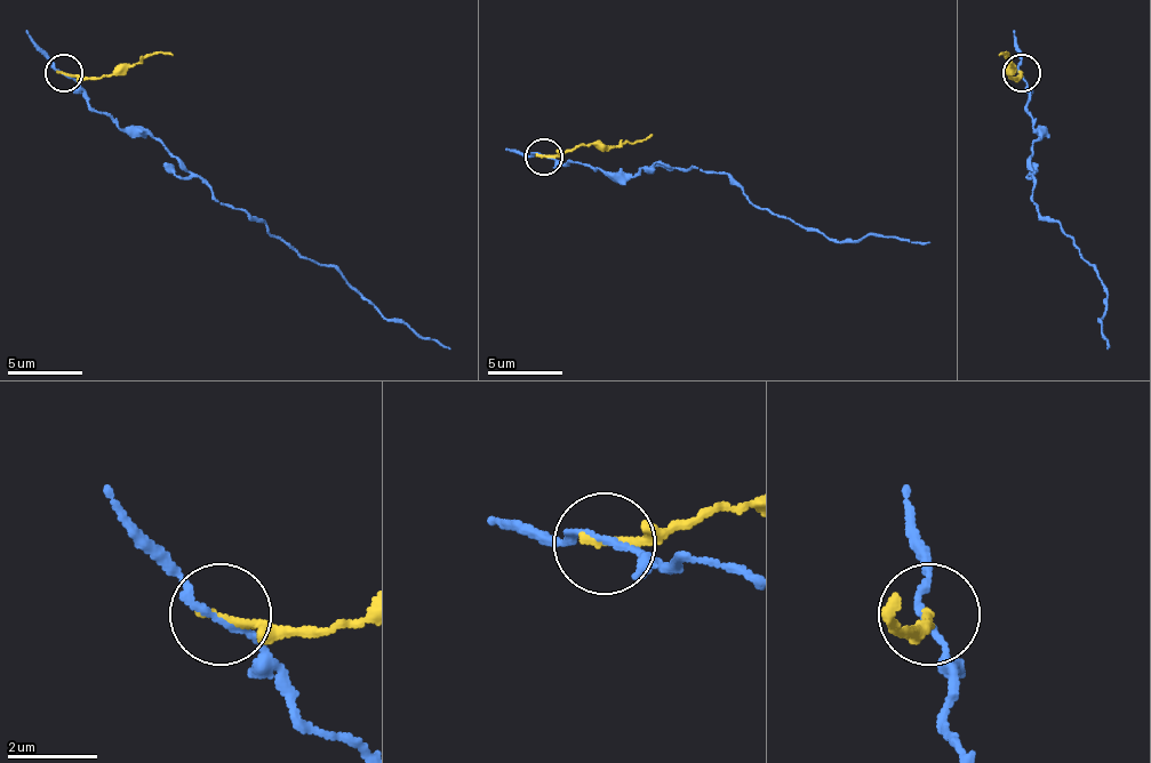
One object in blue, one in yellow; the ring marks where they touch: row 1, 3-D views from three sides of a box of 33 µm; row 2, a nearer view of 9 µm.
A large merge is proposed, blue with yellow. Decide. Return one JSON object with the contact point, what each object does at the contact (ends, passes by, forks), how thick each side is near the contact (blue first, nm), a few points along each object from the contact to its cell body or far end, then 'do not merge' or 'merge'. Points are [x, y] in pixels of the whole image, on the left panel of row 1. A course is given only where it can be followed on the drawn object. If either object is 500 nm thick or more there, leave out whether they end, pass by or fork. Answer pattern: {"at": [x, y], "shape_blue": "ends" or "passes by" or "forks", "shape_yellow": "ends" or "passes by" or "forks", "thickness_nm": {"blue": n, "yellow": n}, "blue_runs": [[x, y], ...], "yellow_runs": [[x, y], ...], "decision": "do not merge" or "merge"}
{"at": [64, 72], "shape_blue": "passes by", "shape_yellow": "ends", "thickness_nm": {"blue": 130, "yellow": 220}, "blue_runs": [[65, 73], [121, 129], [151, 133], [218, 200], [330, 264], [390, 320], [449, 350]], "yellow_runs": [[65, 73], [125, 73], [151, 55], [173, 55]], "decision": "do not merge"}

